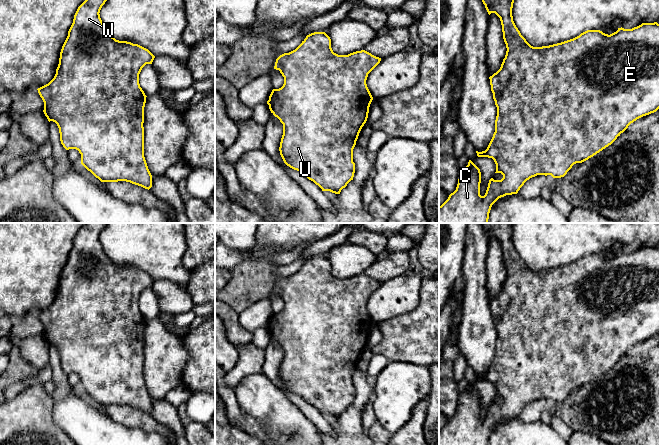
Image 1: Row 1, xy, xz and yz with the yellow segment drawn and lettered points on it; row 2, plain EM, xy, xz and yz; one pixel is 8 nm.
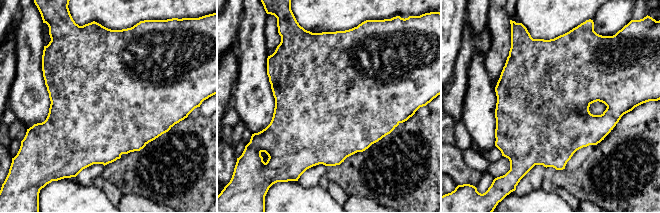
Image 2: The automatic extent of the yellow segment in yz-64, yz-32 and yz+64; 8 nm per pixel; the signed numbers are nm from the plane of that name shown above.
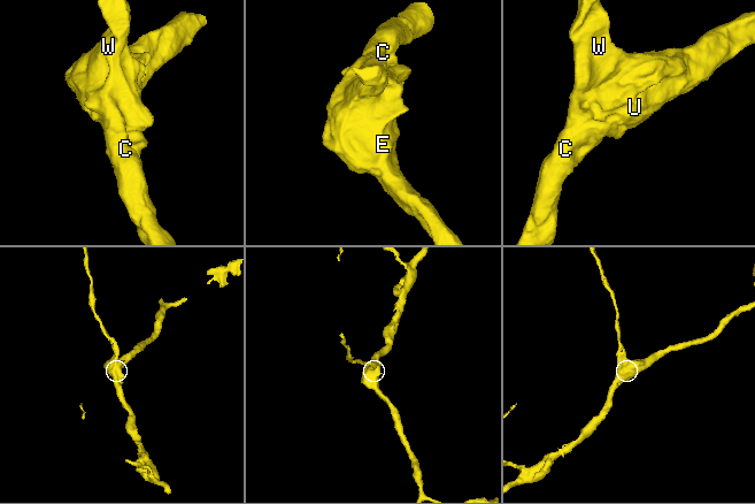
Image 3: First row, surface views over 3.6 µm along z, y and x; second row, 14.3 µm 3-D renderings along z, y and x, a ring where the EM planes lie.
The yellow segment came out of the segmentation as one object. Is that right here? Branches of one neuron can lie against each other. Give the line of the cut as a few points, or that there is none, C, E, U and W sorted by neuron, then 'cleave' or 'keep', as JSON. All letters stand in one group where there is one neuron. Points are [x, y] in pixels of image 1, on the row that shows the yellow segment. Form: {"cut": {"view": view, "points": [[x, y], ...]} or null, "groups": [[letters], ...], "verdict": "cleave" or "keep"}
{"cut": null, "groups": [["C", "E", "U", "W"]], "verdict": "keep"}

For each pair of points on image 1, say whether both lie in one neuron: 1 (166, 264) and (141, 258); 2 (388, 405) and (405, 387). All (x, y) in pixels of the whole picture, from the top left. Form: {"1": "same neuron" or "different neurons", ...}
{"1": "same neuron", "2": "same neuron"}

